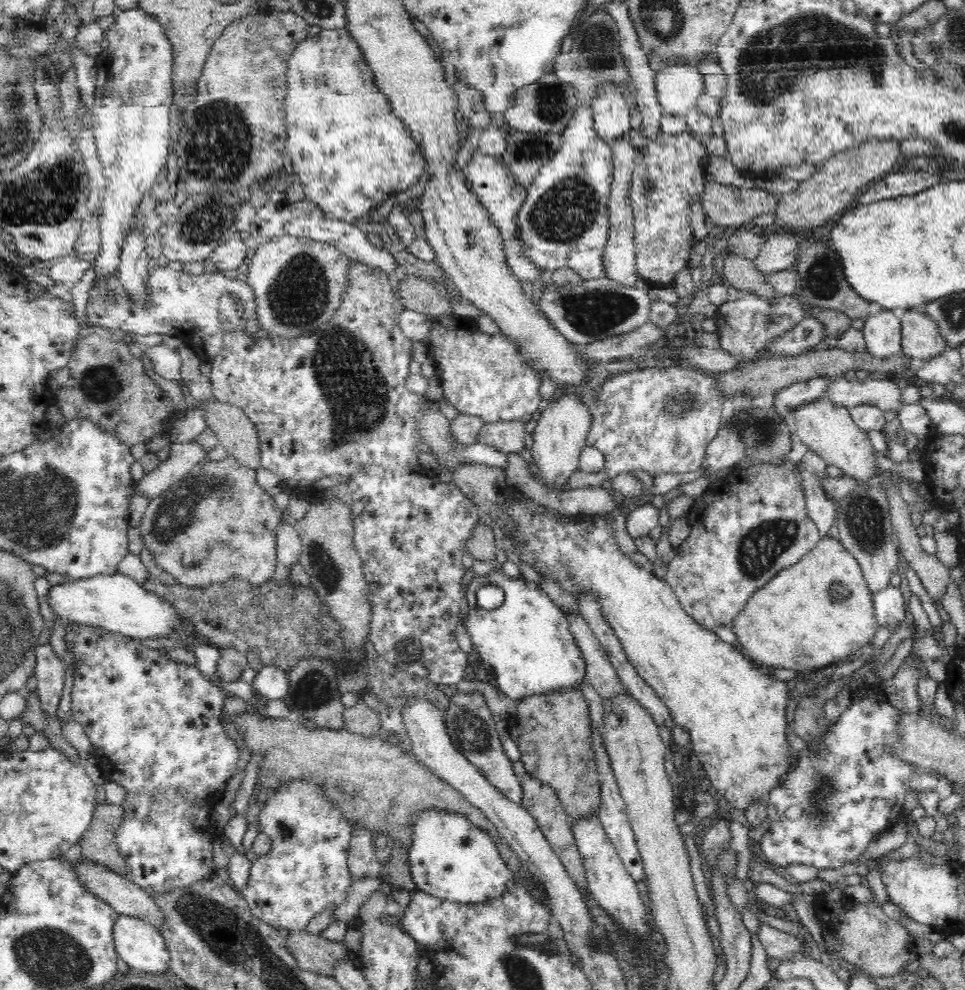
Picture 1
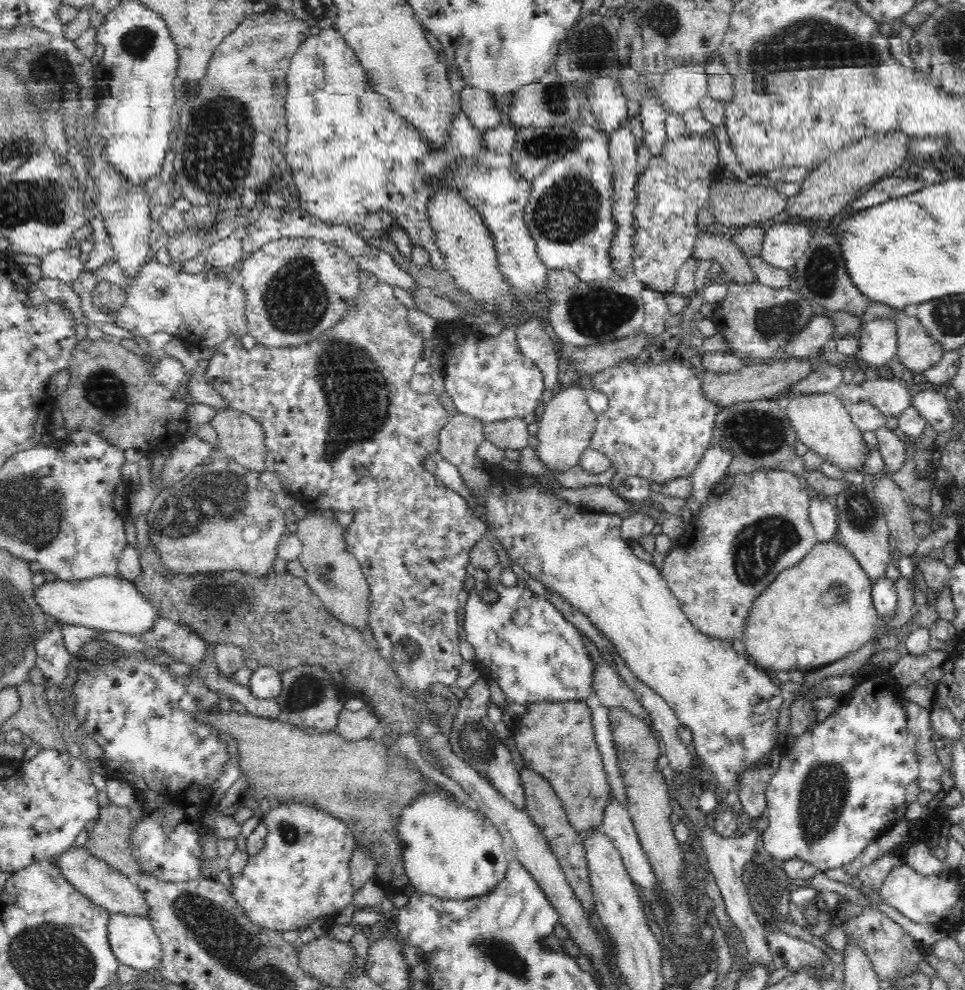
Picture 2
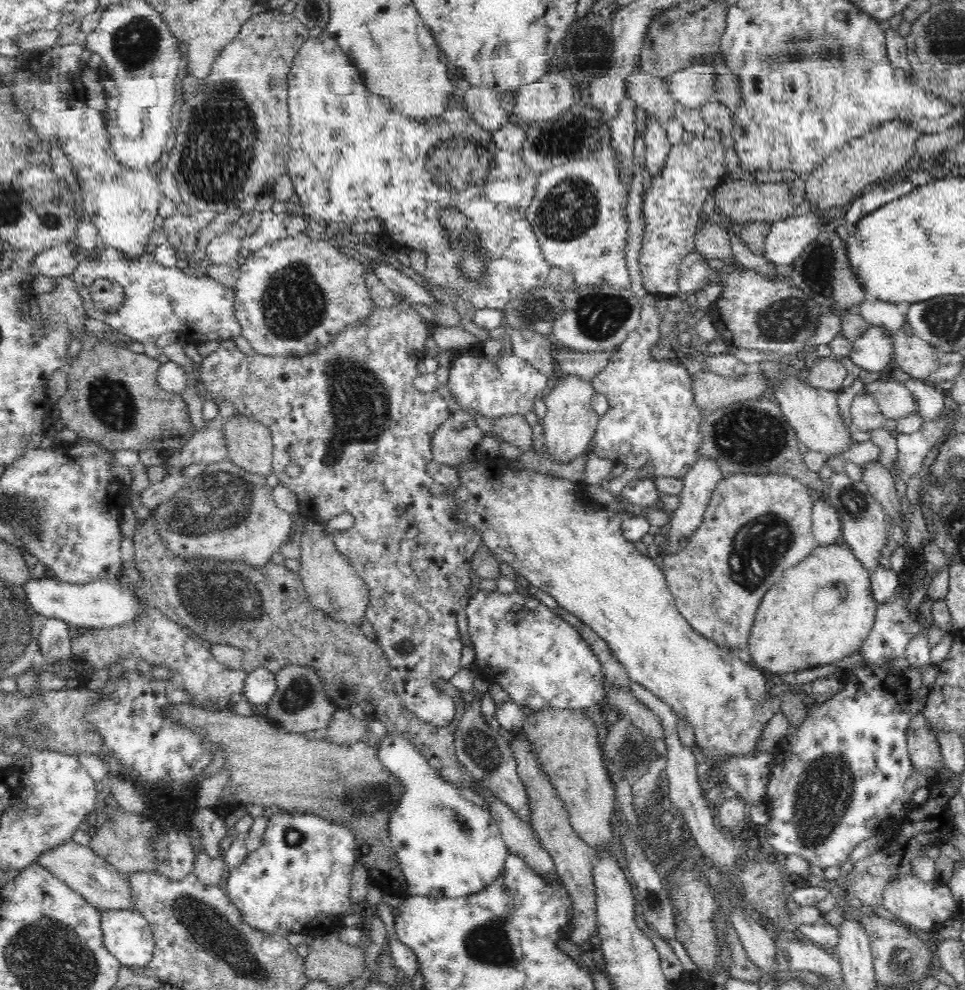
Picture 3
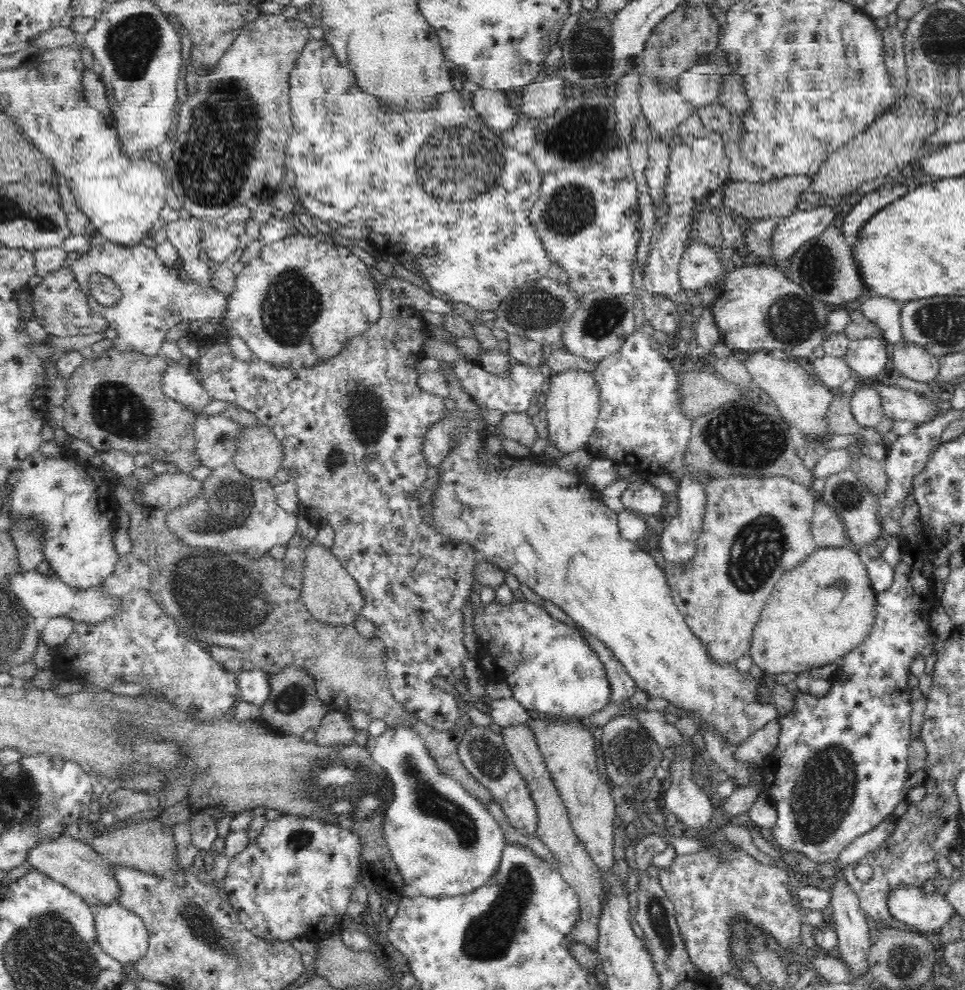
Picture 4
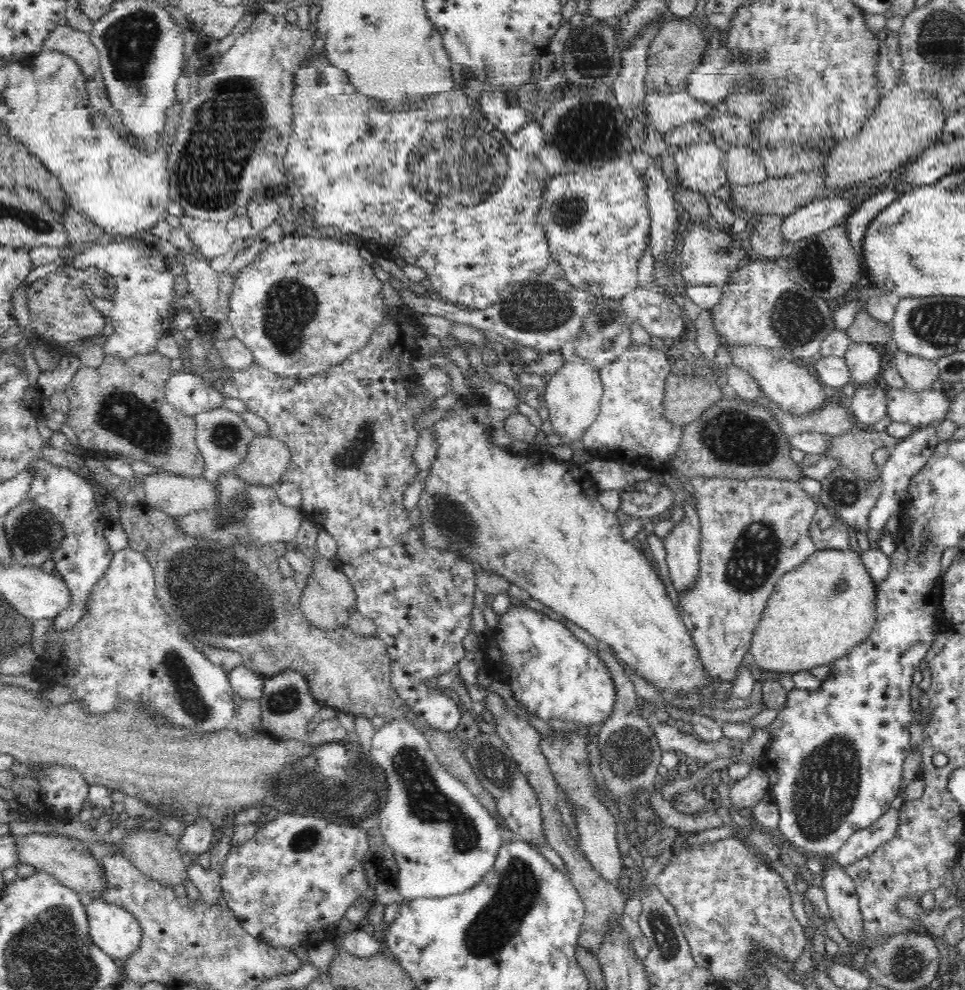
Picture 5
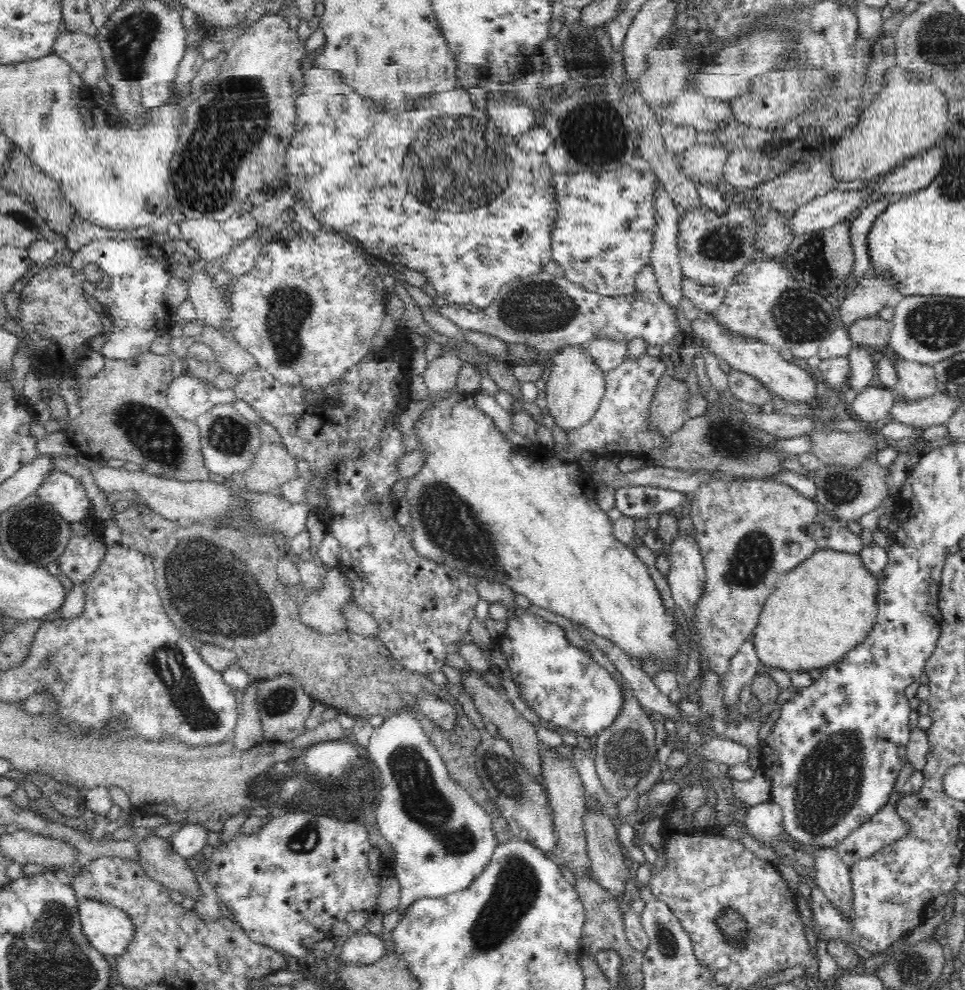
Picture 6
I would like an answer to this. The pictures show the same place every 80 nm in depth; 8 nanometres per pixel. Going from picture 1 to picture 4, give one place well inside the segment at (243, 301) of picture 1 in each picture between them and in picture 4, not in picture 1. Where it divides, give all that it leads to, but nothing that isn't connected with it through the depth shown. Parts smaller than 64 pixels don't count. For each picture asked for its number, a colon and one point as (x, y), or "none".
2: (208, 307)
3: (157, 299)
4: (154, 299)

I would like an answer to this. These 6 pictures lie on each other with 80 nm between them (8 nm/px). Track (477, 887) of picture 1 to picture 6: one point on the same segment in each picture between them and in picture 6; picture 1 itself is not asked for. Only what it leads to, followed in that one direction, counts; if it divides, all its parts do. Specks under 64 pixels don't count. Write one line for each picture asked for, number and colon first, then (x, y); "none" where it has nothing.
2: (451, 850)
3: (447, 846)
4: (445, 842)
5: (444, 841)
6: (442, 839)

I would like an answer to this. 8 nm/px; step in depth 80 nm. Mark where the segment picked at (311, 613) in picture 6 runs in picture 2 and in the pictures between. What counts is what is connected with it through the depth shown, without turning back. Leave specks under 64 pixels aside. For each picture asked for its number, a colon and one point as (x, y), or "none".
2: (333, 574)
3: (331, 584)
4: (331, 596)
5: (328, 597)

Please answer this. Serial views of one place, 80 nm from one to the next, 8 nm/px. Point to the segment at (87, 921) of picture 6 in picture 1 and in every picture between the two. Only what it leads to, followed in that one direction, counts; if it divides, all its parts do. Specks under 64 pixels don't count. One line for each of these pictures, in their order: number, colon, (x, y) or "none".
1: (137, 942)
2: (132, 939)
3: (126, 934)
4: (121, 933)
5: (115, 931)

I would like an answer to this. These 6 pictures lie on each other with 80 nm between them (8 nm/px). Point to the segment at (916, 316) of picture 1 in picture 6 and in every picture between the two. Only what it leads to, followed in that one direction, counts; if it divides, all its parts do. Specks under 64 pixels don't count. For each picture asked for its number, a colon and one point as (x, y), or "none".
2: (917, 351)
3: (918, 359)
4: (914, 363)
5: (918, 374)
6: (915, 382)

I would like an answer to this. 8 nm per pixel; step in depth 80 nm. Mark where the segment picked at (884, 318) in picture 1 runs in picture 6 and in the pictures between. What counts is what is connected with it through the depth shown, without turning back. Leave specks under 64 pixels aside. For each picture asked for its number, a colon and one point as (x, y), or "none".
2: (878, 343)
3: (872, 352)
4: (866, 358)
5: (863, 359)
6: (862, 360)

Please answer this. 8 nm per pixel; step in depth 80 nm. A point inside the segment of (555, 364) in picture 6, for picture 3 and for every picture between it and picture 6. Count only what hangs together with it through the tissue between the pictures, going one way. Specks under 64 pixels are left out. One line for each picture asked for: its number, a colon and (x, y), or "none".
3: (569, 424)
4: (572, 402)
5: (573, 395)

